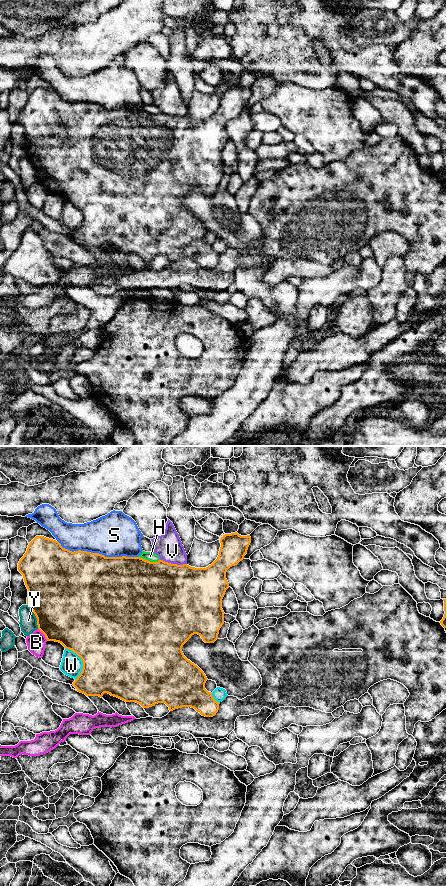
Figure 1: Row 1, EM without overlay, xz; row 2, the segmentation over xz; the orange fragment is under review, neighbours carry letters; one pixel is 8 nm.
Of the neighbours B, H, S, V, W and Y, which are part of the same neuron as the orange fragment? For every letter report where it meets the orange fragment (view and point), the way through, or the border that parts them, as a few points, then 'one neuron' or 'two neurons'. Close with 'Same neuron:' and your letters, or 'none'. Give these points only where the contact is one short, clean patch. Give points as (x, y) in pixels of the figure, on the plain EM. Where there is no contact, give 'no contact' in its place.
B: meets orange in xz at (43, 185); two neurons
H: meets orange in xz at (149, 113); two neurons
S: meets orange in xz at (97, 105); two neurons
V: meets orange in xz at (173, 116); two neurons
W: meets orange in xz at (83, 214); two neurons
Y: meets orange in xz at (35, 167); two neurons
Same neuron: none

